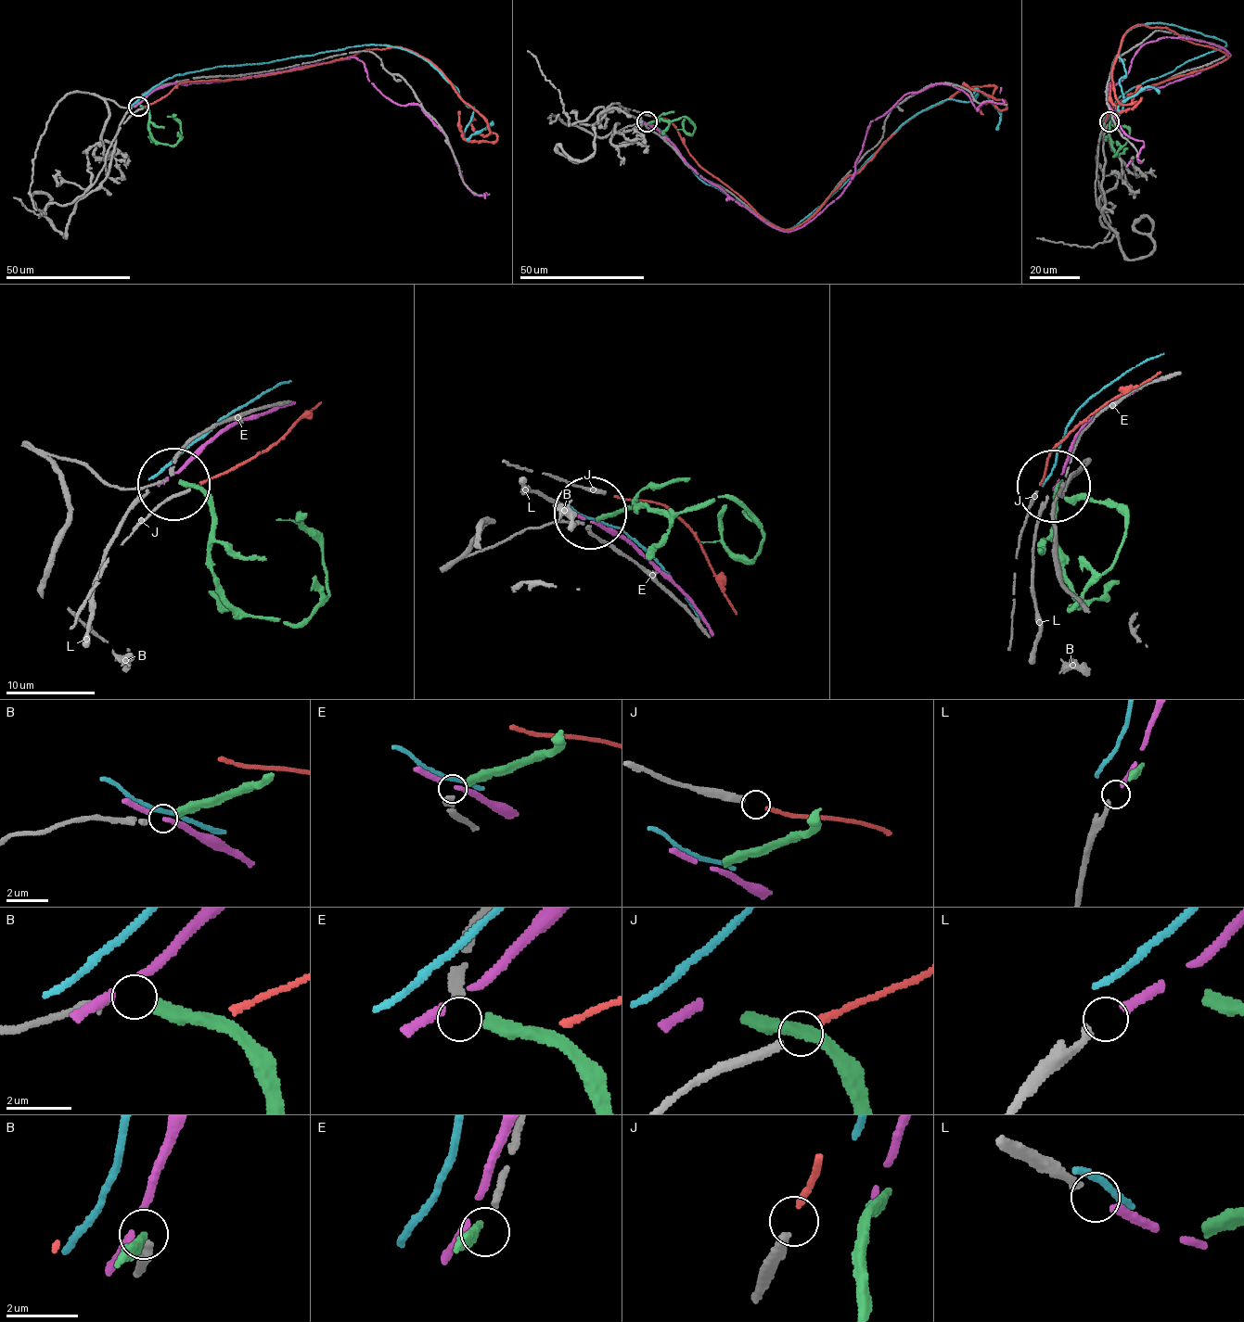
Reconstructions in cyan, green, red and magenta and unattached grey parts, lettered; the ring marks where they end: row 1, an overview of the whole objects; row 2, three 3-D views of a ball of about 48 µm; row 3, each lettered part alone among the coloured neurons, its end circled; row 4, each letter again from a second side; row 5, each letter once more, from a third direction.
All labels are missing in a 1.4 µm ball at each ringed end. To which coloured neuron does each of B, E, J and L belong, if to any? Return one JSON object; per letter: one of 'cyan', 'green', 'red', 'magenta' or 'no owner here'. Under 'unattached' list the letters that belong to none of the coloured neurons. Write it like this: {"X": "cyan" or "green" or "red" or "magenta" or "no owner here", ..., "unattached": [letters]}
{"B": "no owner here", "E": "green", "J": "red", "L": "magenta", "unattached": ["B"]}

